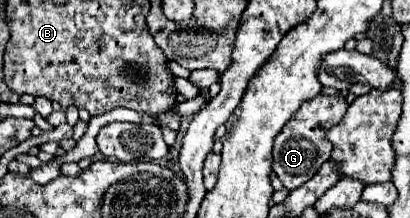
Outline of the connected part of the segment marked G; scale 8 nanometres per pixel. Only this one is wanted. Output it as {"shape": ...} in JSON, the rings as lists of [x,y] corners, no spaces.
{"shape":[[[319,94],[313,100],[307,100],[277,134],[277,144],[273,146],[273,172],[279,176],[287,190],[293,190],[303,182],[311,180],[321,164],[329,160],[331,142],[327,142],[325,132],[335,122],[339,122],[339,118],[343,118],[347,106],[349,104],[345,102],[345,98]]]}

